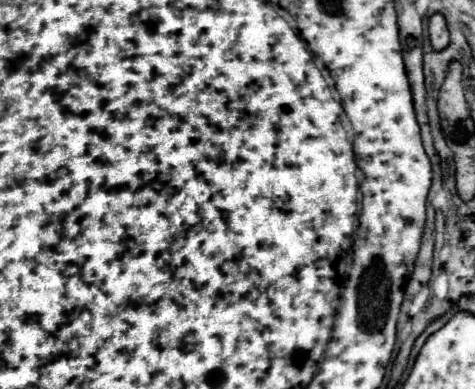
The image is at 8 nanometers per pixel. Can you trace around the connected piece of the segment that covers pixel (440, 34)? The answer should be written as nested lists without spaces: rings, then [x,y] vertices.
[[[434,14],[430,18],[430,26],[428,26],[428,32],[430,32],[430,40],[432,40],[432,48],[434,50],[444,50],[450,42],[450,34],[448,34],[448,28],[446,28],[446,20],[442,14]]]

